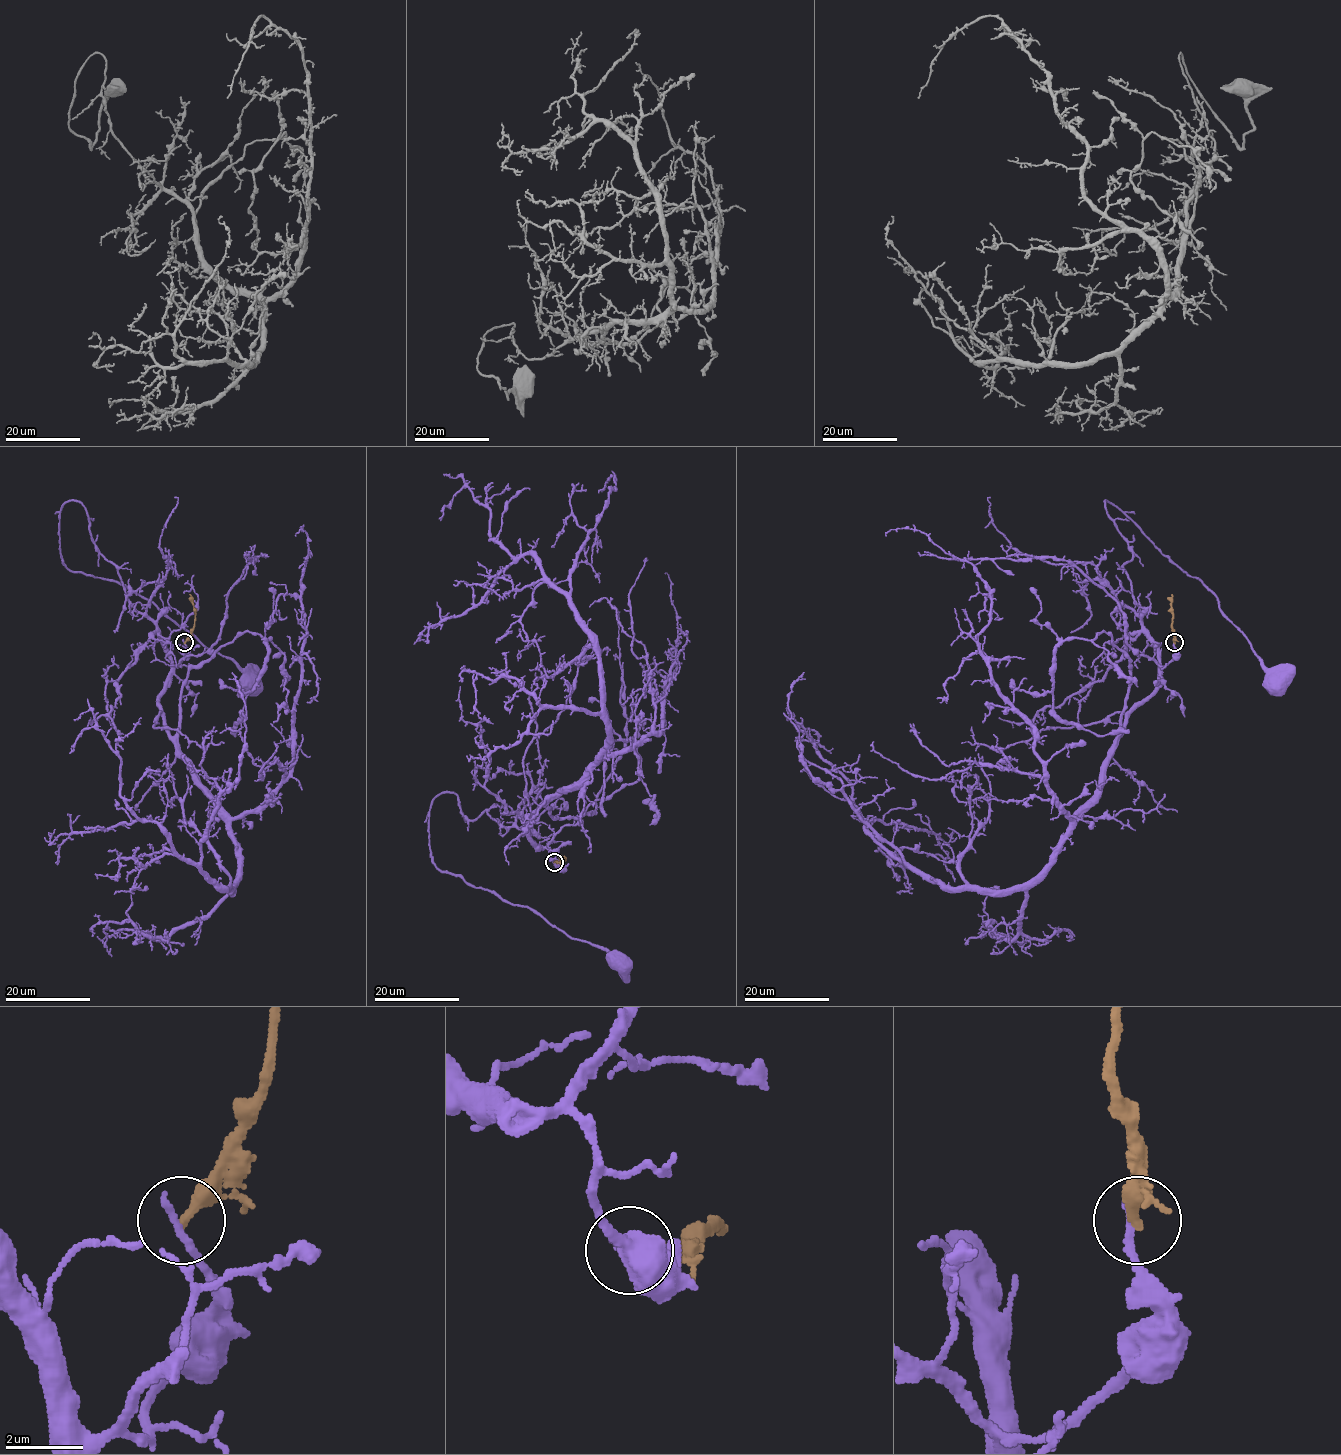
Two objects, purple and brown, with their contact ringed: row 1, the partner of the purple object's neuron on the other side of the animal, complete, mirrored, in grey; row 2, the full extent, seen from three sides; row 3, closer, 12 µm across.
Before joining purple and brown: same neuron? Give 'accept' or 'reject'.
reject

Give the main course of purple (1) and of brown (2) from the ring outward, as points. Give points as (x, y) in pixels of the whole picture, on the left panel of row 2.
1: (184, 642), (175, 666), (92, 540), (85, 508), (68, 500), (59, 553), (70, 570), (150, 600), (247, 680)
2: (184, 642), (195, 618), (189, 594)

